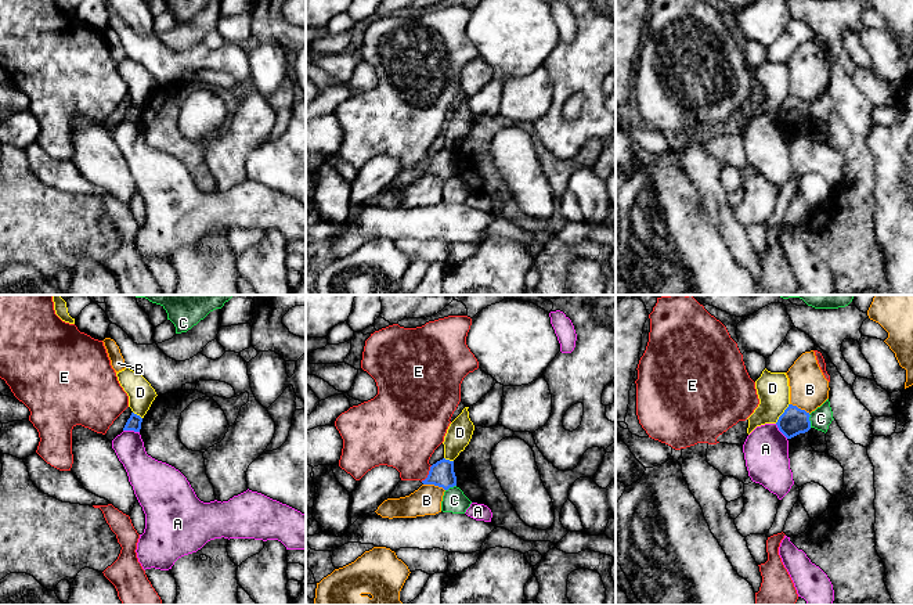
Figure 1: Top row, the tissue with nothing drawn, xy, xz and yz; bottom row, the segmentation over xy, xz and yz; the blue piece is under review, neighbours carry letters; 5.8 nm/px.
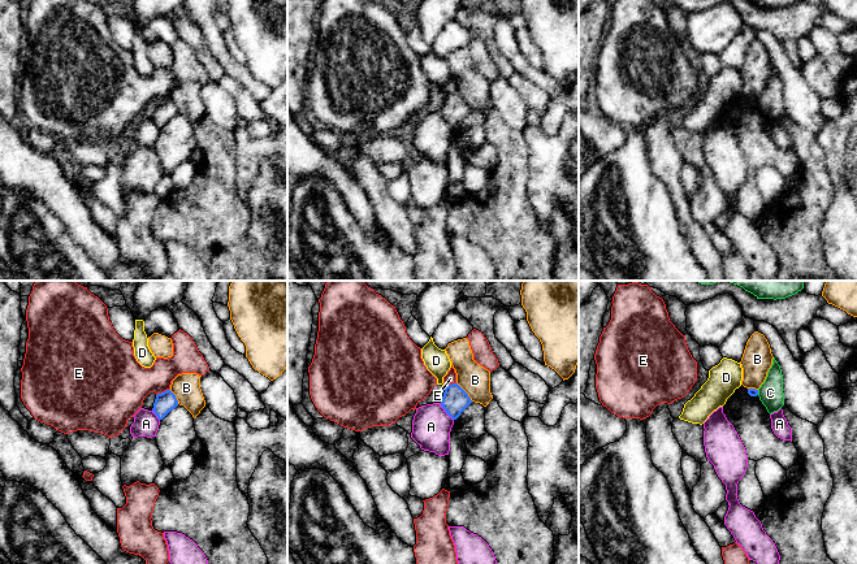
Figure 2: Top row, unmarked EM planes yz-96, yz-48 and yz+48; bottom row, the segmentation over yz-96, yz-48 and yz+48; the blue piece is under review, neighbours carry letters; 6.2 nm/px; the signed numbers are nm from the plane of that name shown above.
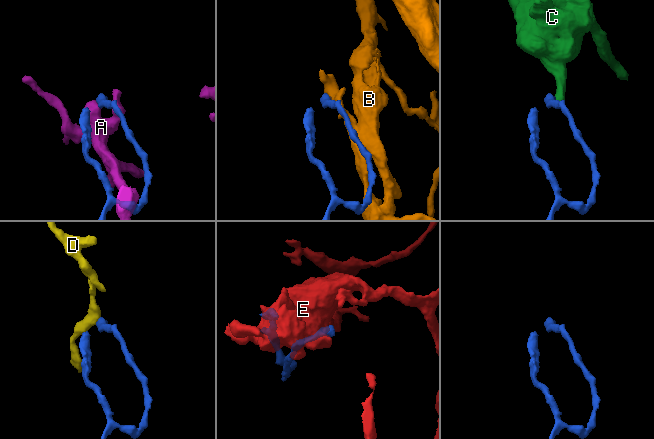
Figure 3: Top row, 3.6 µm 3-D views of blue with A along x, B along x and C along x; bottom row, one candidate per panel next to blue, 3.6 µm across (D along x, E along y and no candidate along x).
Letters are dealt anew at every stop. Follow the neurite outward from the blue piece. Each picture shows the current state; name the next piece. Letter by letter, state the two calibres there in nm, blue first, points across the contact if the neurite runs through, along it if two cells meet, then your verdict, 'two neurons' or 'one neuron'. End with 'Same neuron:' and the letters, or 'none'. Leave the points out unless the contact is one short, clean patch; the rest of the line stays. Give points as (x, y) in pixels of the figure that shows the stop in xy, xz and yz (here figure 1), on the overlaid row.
A: 80/190 nm | two neurons
B: 150/170 nm | two neurons
C: 160/120 nm | along yz (808, 414), (811, 427) | two neurons
D: 160/190 nm | along yz (789, 403), (775, 422) | two neurons
E: 150/360 nm | along xz (432, 465), (428, 475), (421, 481) | two neurons
Same neuron: none

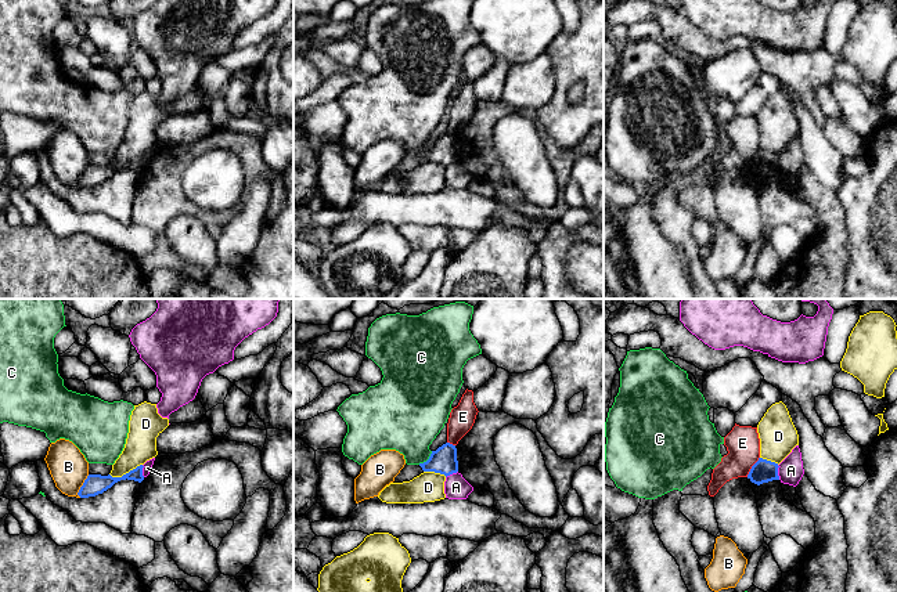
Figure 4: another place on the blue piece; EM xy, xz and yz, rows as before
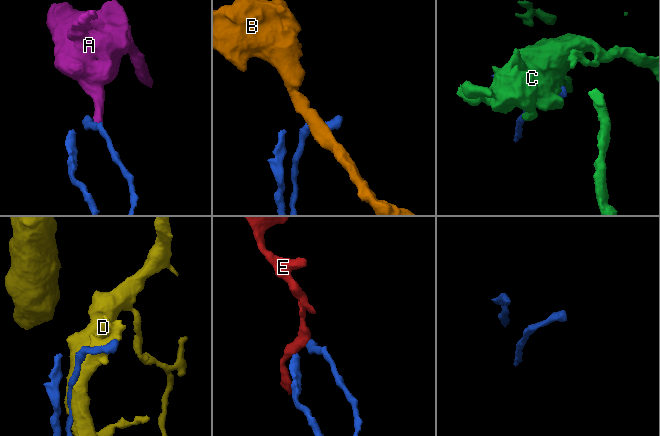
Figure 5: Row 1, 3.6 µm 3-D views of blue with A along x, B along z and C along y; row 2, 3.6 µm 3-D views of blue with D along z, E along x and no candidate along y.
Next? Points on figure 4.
A: 140/150 nm | along yz (777, 465), (780, 479) | two neurons
B: 120/220 nm | along xy (89, 475), (78, 493), (79, 497) | two neurons
C: 150/360 nm | along xz (432, 451), (425, 461), (418, 464) | two neurons
D: 120/180 nm | two neurons
E: 140/200 nm | along yz (759, 457), (746, 476) | two neurons
Same neuron: none

